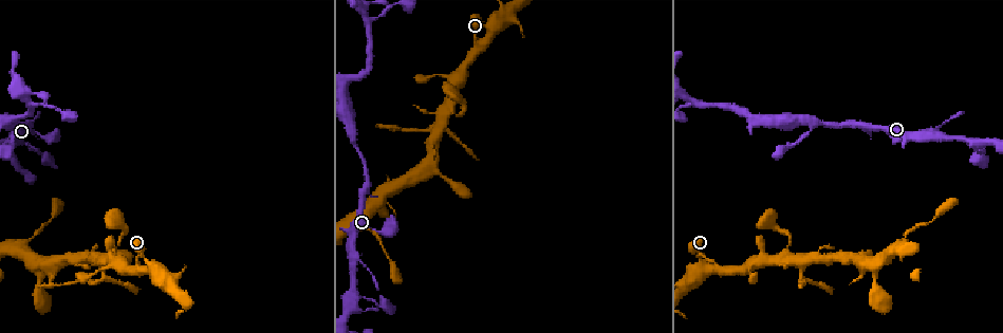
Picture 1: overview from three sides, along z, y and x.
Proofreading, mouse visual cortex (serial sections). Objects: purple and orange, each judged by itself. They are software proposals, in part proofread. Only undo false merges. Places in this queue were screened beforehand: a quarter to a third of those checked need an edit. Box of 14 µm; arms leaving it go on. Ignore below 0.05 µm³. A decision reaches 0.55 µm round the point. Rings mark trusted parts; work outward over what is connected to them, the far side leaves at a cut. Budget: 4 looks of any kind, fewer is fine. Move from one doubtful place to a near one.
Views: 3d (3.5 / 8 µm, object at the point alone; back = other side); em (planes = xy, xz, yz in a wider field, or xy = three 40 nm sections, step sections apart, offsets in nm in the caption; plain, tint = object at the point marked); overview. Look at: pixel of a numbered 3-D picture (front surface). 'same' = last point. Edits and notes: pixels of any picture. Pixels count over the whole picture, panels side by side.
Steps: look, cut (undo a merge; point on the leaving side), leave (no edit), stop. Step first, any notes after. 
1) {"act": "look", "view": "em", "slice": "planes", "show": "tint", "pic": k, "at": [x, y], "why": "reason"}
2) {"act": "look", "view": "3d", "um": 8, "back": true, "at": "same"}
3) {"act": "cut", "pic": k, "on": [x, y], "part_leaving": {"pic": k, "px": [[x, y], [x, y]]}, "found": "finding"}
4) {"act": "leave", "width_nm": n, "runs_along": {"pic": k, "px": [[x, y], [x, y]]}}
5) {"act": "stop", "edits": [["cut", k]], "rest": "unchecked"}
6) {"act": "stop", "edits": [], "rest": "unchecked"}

{"act": "look", "view": "3d", "um": 3.5, "pic": 1, "at": [15, 125], "why": "three arms meet"}

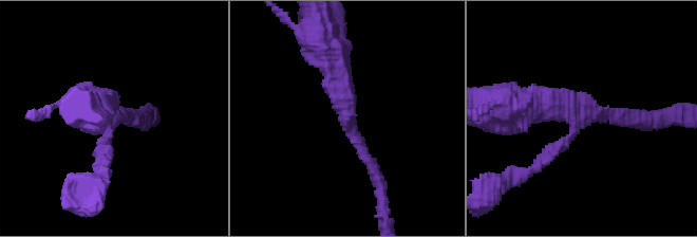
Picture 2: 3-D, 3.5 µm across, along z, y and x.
{"act": "look", "view": "em", "slice": "xy", "step": 5, "show": "tint", "pic": 2, "at": [116, 115], "why": "now the EM"}

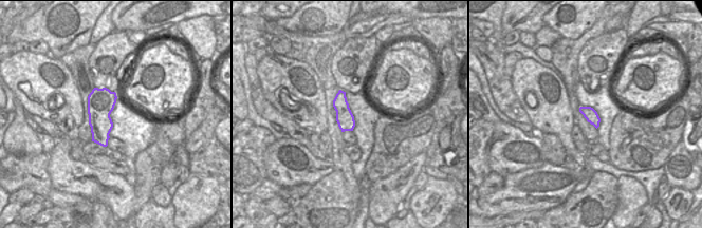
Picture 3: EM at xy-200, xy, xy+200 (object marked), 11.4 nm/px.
{"act": "leave", "runs_along": {"pic": 2, "px": [[378, 178], [349, 126], [330, 58]]}, "found": "continuous, no second cell"}

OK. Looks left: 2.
{"act": "look", "view": "3d", "um": 3.5, "back": true, "pic": 1, "at": [702, 264], "why": "abrupt turn"}

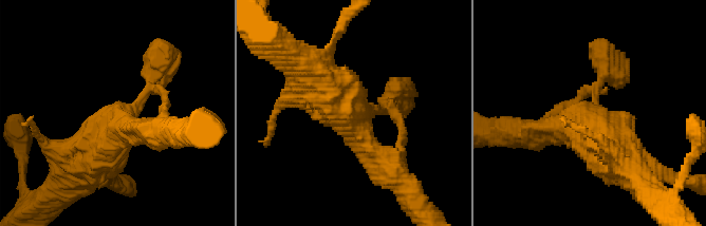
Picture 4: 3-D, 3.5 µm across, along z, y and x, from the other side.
{"act": "look", "view": "em", "slice": "planes", "show": "tint", "pic": 4, "at": [357, 120], "why": "shape alone is not enough"}

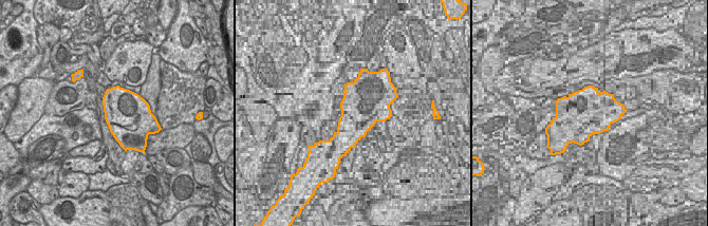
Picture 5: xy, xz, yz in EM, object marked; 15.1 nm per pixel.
{"act": "leave", "width_nm": 700, "runs_along": {"pic": 4, "px": [[606, 68], [581, 130], [533, 133]]}, "found": "one cell here"}

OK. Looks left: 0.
{"act": "stop", "edits": [], "rest": "unchecked"}

